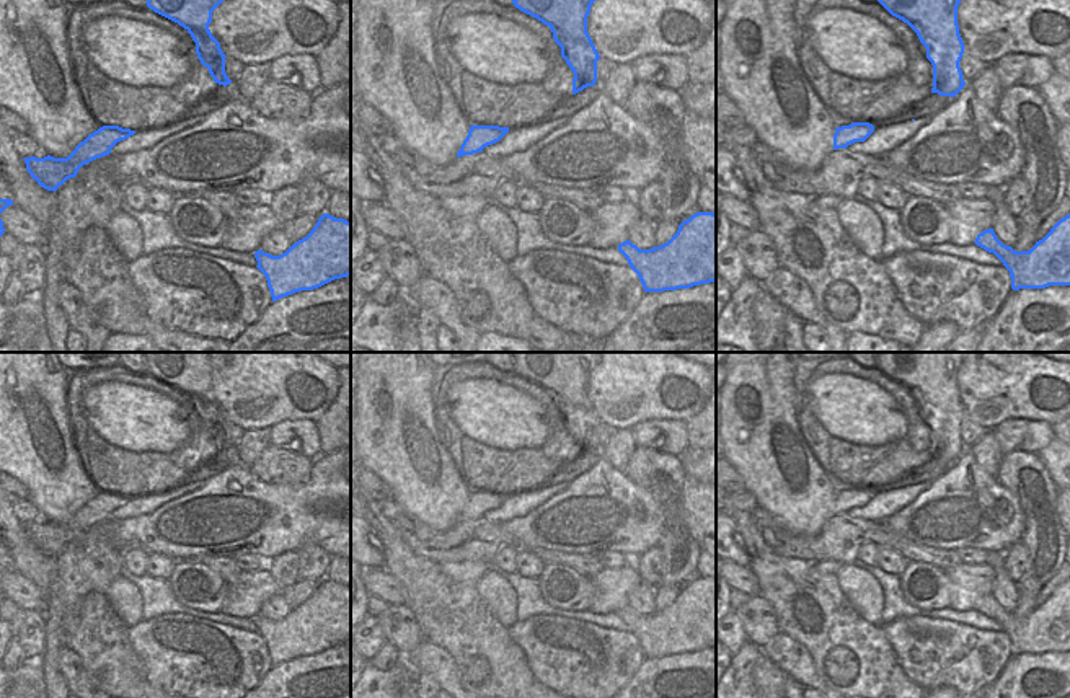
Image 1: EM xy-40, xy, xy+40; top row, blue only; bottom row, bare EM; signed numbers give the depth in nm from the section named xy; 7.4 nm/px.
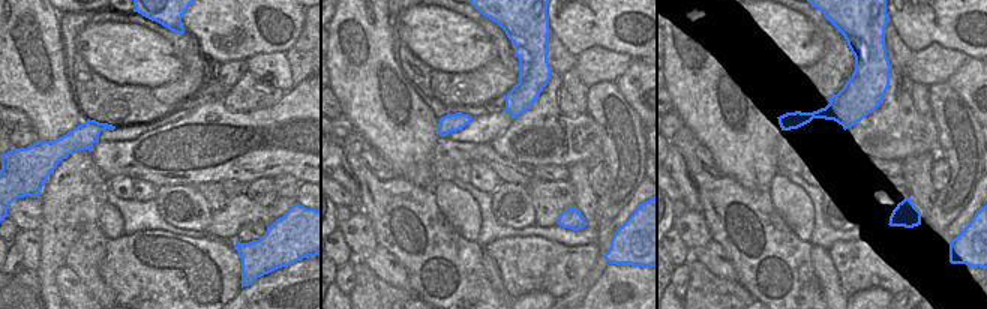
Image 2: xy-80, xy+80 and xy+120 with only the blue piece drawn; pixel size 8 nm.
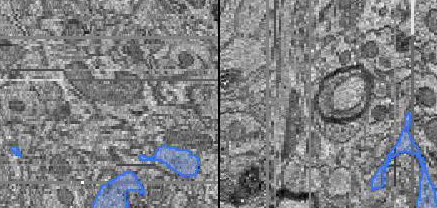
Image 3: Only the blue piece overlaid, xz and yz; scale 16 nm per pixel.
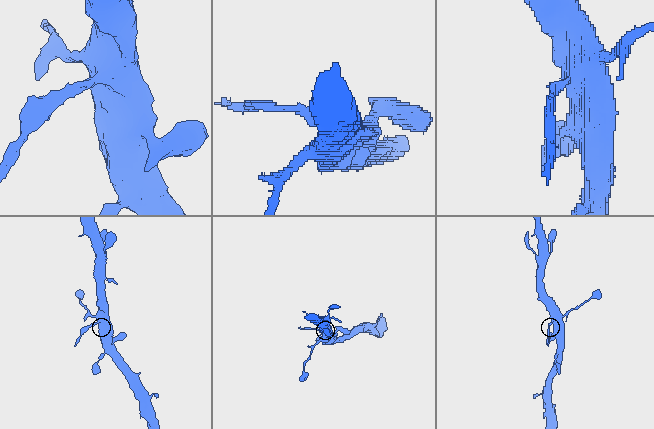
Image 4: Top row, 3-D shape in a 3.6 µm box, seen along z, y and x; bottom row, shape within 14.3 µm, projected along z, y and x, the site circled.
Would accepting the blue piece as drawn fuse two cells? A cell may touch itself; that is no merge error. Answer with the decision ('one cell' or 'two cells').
one cell

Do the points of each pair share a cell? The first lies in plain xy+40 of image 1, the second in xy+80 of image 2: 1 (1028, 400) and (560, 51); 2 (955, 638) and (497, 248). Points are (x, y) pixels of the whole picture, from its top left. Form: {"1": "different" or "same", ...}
{"1": "different", "2": "same"}

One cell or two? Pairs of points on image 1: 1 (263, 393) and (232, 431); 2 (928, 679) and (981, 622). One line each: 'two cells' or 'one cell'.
1: two cells
2: two cells

